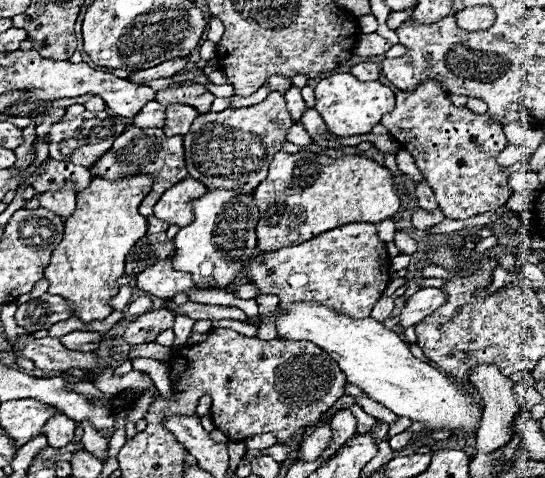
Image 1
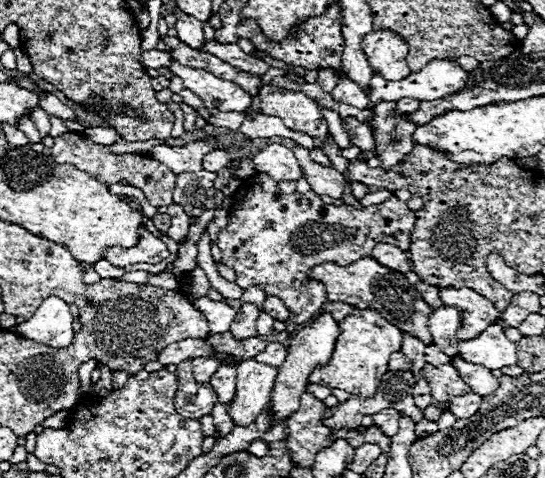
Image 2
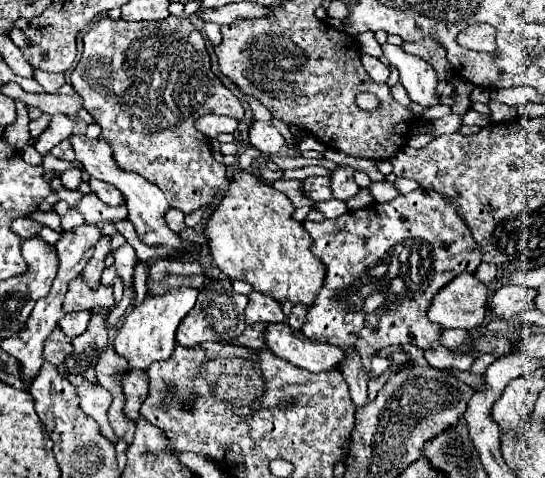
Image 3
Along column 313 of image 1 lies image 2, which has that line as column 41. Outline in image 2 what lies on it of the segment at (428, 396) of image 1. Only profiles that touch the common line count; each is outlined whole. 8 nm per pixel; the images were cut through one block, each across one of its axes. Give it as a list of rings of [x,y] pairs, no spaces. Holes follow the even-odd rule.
[[[50,296],[38,306],[32,318],[16,326],[16,334],[52,348],[66,348],[74,338],[72,322],[74,316],[70,306],[64,300]]]

